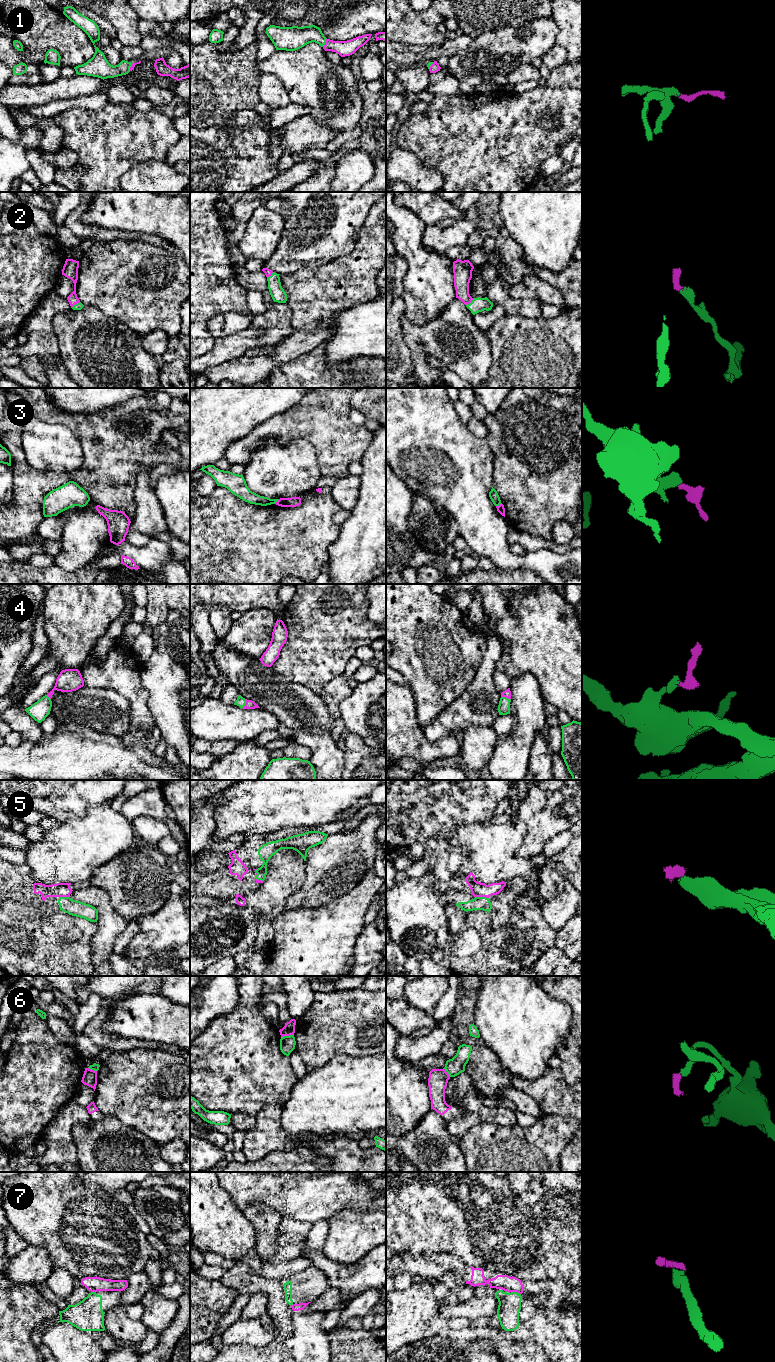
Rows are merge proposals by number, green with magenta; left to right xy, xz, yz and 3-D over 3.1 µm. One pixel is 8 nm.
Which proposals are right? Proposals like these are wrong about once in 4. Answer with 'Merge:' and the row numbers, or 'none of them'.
Merge: 1, 2, 4, 5

